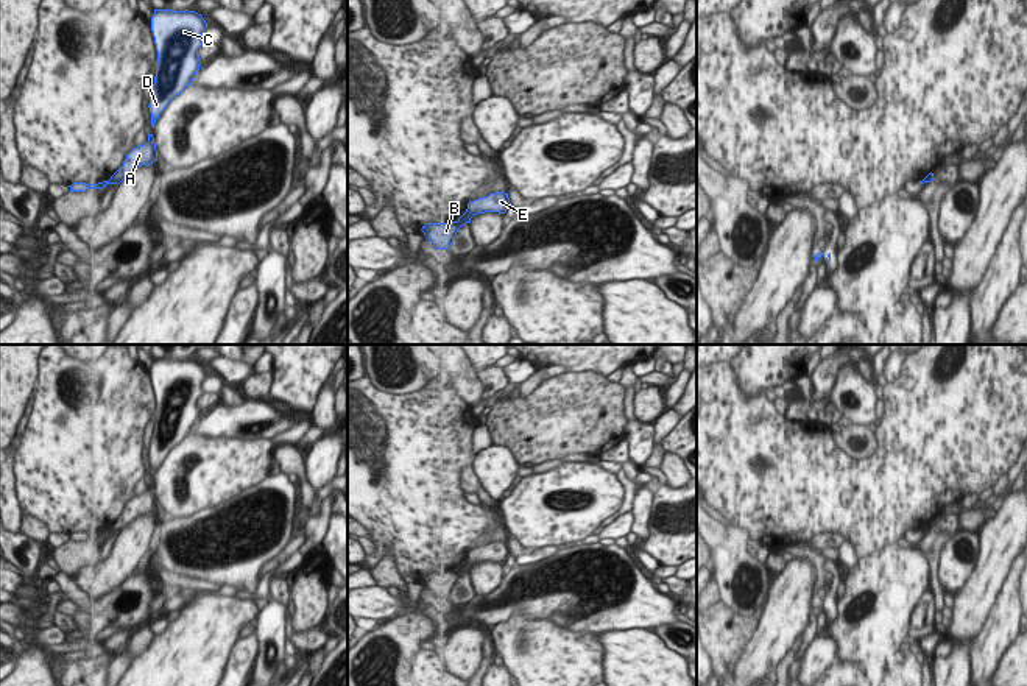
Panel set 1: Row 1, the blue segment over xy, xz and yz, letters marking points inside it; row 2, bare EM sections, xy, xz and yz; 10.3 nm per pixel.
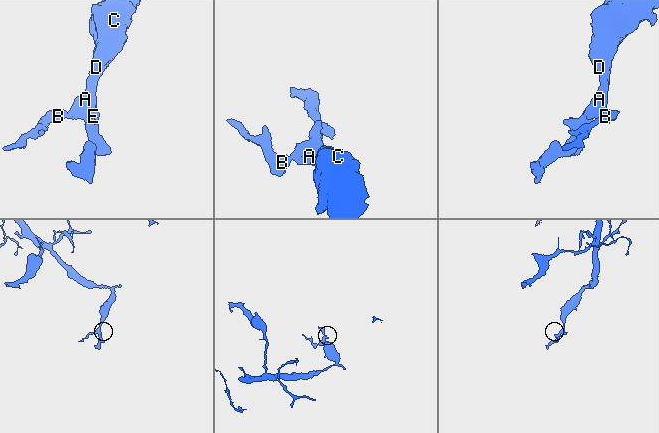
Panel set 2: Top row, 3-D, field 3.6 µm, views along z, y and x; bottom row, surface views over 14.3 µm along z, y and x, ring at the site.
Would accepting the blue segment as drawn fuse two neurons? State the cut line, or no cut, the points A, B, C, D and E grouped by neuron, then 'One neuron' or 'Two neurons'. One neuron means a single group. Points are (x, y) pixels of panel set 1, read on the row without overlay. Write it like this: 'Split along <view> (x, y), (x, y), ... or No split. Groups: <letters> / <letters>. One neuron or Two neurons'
Split along xz (457, 571), (460, 576). Groups: A C D E / B. Two neurons.

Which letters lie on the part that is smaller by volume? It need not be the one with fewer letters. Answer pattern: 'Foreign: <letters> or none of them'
Foreign: B

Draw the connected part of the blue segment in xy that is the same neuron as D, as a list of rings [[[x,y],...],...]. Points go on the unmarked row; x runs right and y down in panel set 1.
[[[154,359],[151,380],[157,399],[156,426],[150,446],[151,476],[154,477],[159,463],[193,430],[199,419],[201,408],[198,398],[204,393],[203,382],[206,370],[195,360]]]

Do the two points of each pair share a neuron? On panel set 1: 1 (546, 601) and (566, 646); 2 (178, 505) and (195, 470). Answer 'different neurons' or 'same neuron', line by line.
1: different neurons
2: same neuron

